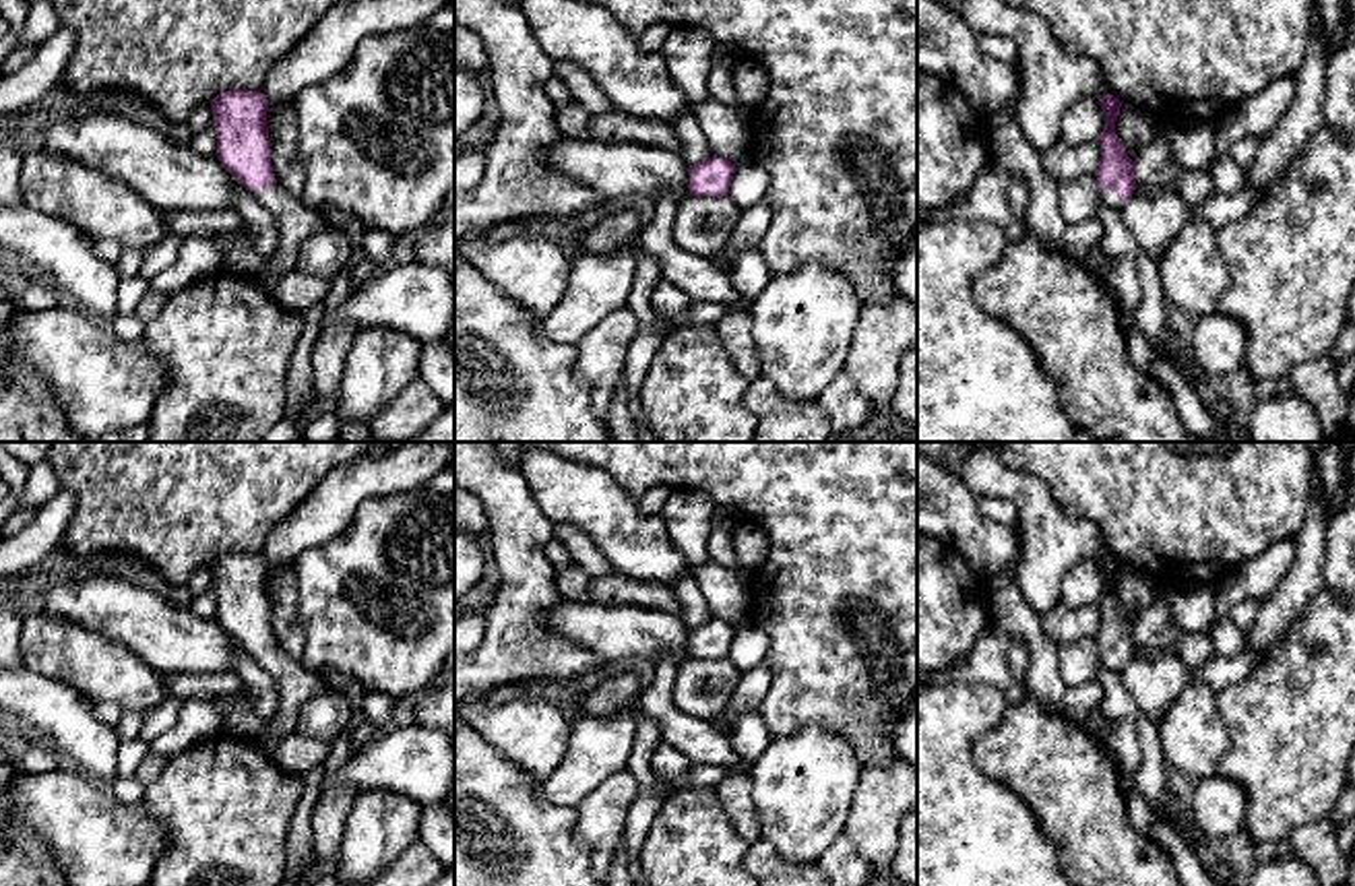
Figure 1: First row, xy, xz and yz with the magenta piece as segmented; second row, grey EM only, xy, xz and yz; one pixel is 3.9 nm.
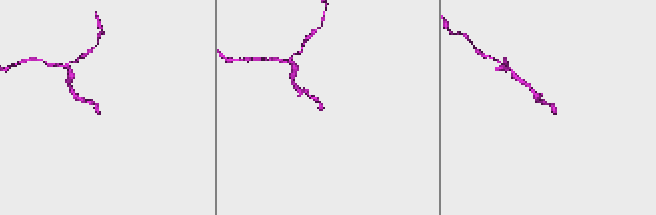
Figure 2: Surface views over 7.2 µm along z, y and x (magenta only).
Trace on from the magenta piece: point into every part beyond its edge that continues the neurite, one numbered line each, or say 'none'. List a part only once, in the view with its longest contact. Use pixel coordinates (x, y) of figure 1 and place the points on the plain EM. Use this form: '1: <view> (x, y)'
1: yz (1112, 661)

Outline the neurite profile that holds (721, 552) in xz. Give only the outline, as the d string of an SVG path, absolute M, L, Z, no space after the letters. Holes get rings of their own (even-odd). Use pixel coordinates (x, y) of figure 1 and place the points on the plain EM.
M715 527L708 535L708 556L715 564L731 570L733 574L742 574L750 580L752 572L746 570L733 549L733 531Z

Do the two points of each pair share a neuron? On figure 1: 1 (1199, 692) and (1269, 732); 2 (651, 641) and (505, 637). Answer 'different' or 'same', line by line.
1: different
2: different

